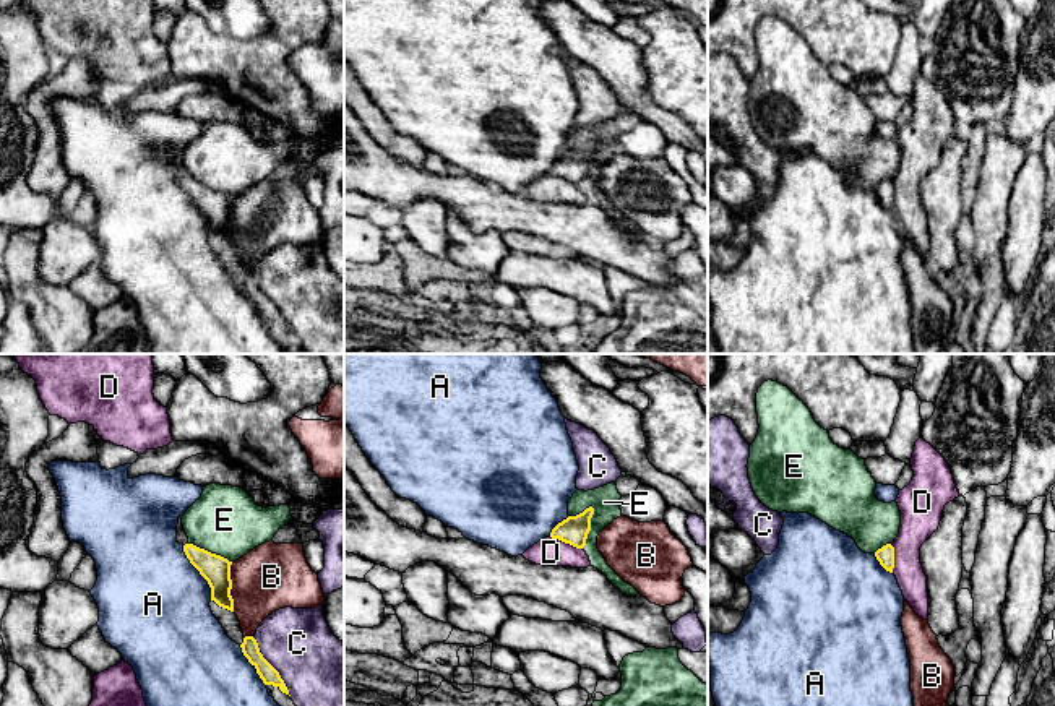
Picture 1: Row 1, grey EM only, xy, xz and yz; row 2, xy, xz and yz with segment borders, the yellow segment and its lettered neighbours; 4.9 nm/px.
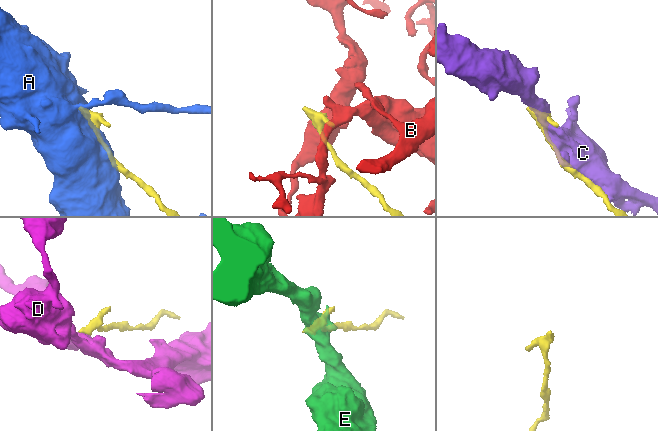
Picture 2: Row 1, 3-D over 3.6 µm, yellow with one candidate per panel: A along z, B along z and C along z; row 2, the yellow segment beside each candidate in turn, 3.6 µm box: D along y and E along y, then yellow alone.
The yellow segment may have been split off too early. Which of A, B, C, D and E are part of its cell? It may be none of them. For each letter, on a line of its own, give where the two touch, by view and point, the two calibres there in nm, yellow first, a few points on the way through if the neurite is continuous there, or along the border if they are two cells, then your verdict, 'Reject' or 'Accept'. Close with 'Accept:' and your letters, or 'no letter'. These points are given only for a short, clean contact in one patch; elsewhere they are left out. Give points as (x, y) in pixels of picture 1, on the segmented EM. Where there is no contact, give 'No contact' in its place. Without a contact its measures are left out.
A: Touches yellow at xy (200, 573). Thickness 140 nm (yellow) against 500 nm. Reject
B: Touches yellow at xy (231, 586). Thickness 140 nm (yellow) against 320 nm. Reject
C: Touches yellow at xy (273, 667). Thickness 90 nm (yellow) against 360 nm. Reject
D: Touches yellow at xz (565, 542). Thickness 140 nm (yellow) against 140 nm. Boundary: xz (549, 536), (581, 549). Reject
E: Touches yellow at xz (589, 526). Thickness 140 nm (yellow) against 140 nm. Boundary: xz (591, 505), (591, 529), (581, 547). Reject
Accept: no letter

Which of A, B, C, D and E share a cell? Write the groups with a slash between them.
A / B / C / D / E

